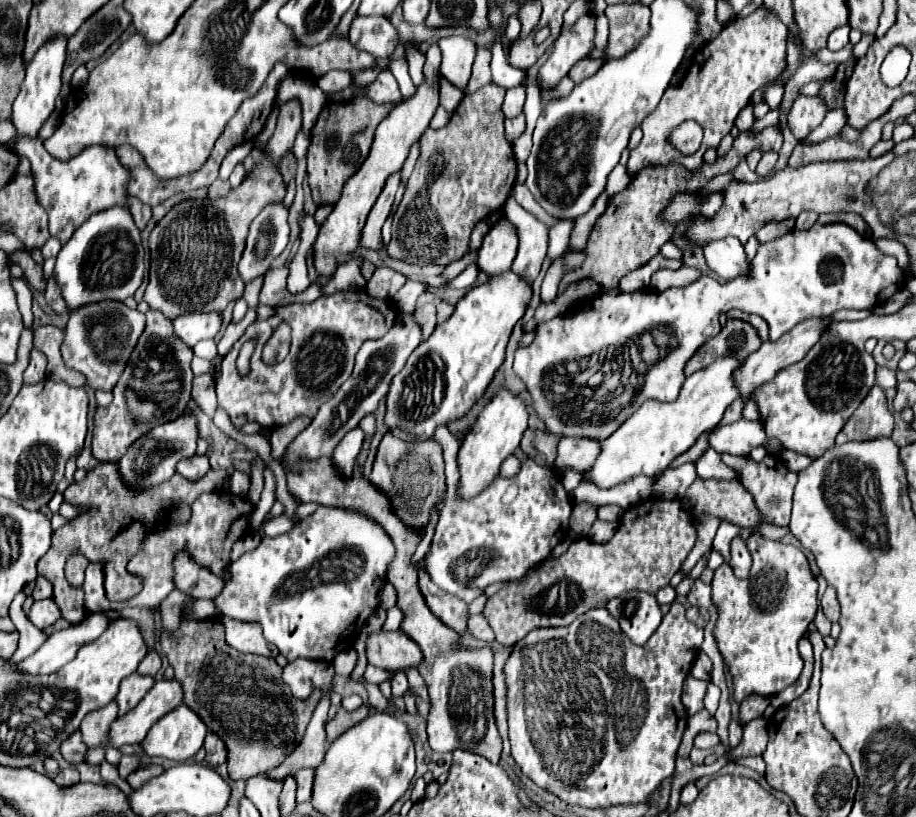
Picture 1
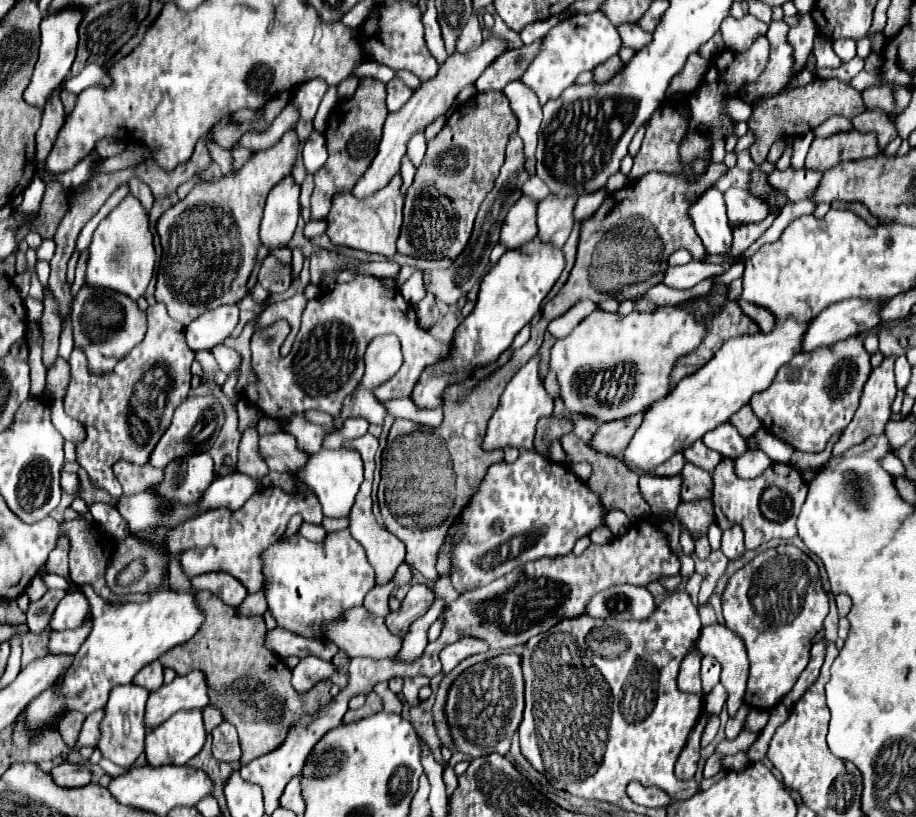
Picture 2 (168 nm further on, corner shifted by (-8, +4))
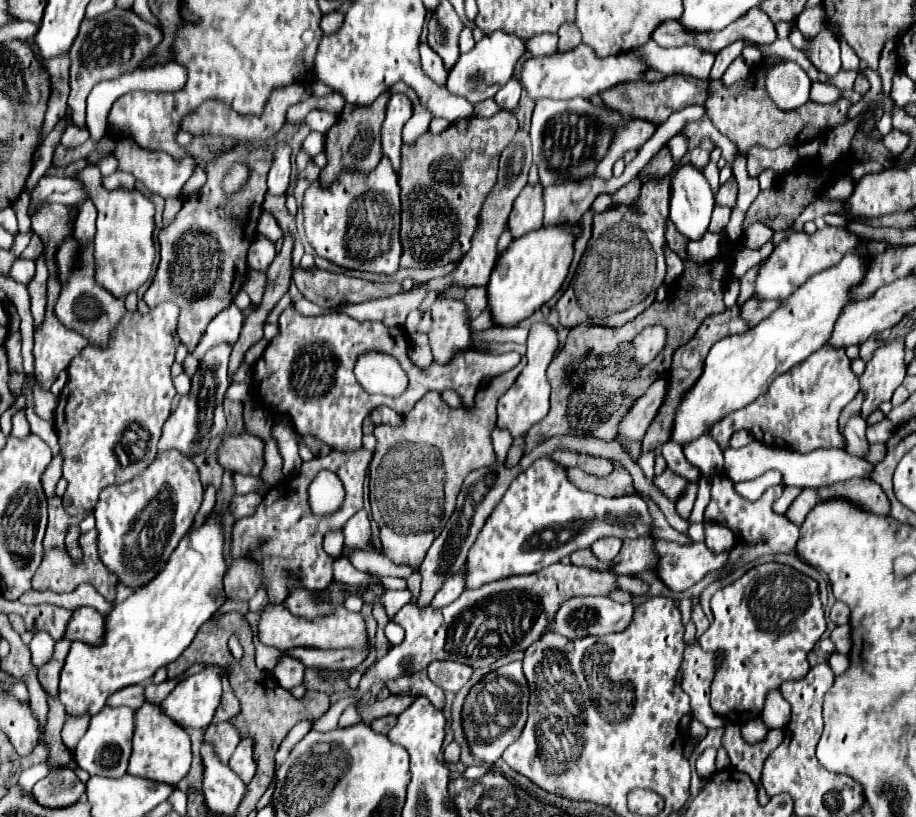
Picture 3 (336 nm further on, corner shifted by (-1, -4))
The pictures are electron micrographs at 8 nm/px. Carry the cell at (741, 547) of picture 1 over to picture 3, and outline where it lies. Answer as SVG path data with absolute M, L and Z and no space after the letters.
M706 523L706 541L704 543L710 551L724 553L736 545L736 535L724 525Z

